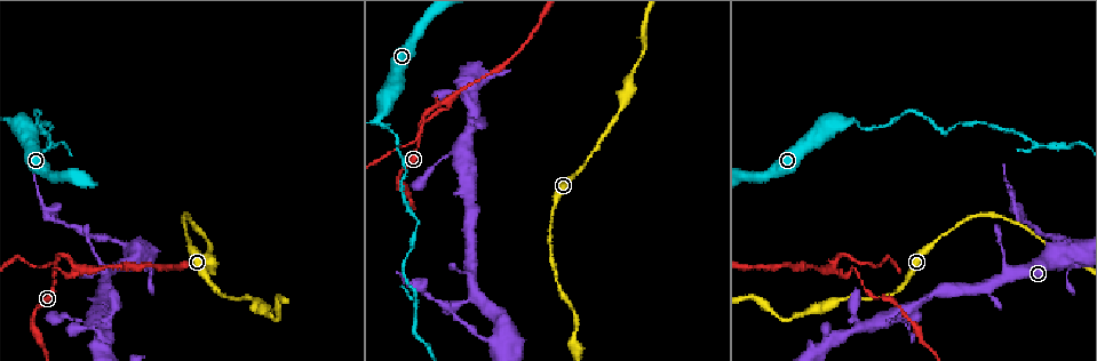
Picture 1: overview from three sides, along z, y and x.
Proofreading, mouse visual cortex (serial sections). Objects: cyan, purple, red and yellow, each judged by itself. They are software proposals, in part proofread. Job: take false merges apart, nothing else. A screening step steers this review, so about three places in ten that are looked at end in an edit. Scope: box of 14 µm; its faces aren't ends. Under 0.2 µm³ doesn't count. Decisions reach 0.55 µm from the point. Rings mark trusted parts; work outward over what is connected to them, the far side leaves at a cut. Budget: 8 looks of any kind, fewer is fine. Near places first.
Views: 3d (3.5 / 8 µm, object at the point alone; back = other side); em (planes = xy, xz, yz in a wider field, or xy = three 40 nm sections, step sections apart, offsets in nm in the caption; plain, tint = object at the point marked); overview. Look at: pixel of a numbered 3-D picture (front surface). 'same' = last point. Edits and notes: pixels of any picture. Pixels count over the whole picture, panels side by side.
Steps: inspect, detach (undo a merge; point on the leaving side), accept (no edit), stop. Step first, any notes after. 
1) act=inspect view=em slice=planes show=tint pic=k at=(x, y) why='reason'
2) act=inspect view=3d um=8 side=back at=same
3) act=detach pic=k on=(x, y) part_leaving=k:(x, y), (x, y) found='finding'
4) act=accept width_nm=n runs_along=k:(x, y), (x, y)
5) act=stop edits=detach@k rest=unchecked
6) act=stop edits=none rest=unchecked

act=inspect view=3d um=3.5 side=back pic=1 at=(382, 126)

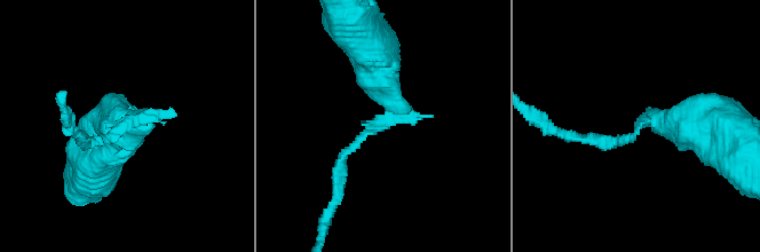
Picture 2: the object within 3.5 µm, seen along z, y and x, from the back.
act=inspect view=em slice=xy step=5 show=tint pic=2 at=(648, 121) why='need the tissue'

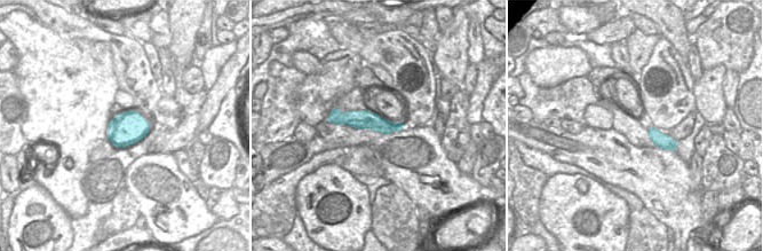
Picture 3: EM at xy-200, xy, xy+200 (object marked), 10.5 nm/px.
act=detach pic=2 on=(630, 138) part_leaving=2:(649, 121), (628, 140), (567, 136) found='a second cell is stuck on'

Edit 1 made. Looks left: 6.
act=inspect view=3d um=8 pic=1 at=(54, 269) why='abrupt turn'

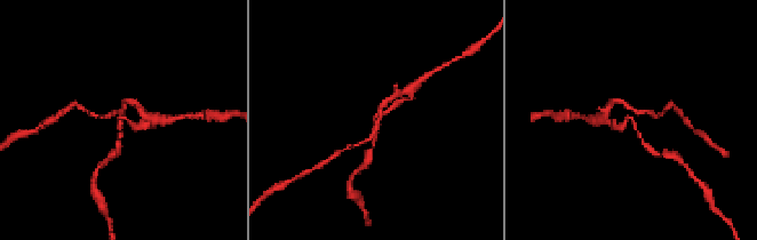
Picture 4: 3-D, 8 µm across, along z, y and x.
act=inspect view=3d um=3.5 pic=4 at=(629, 118)

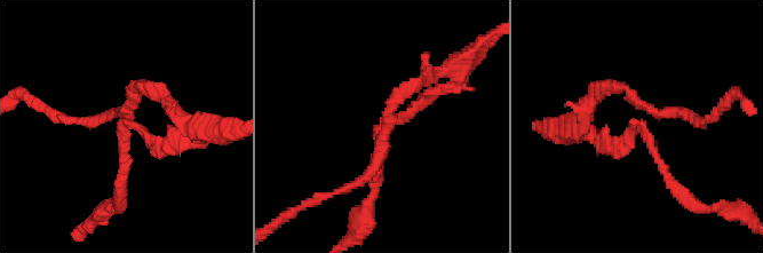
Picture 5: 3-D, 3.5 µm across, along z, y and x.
act=inspect view=em slice=planes show=tint pic=5 at=(127, 121) why='shape alone is not enough'

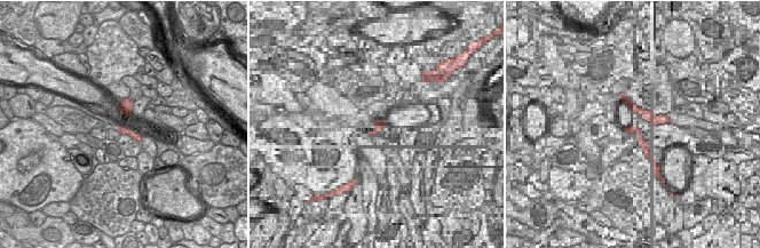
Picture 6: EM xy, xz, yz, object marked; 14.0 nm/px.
act=detach pic=5 on=(614, 140) part_leaving=5:(638, 123), (624, 148), (577, 133) found='a second cell is stuck on'

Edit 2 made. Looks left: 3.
act=inspect view=overview why='redraw'

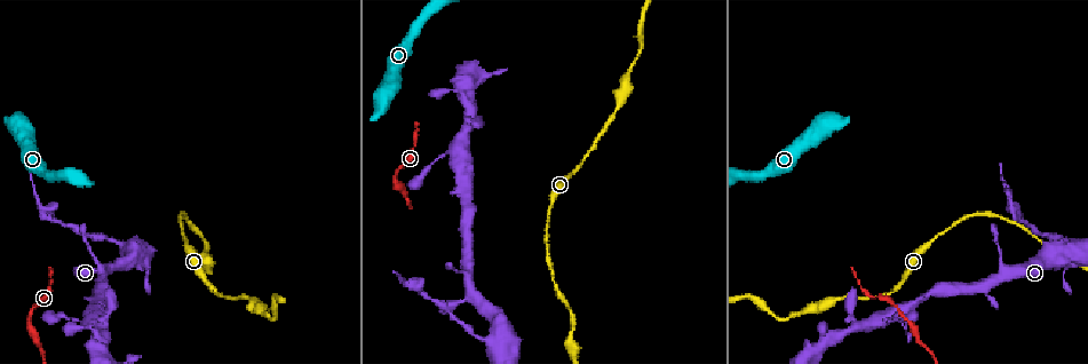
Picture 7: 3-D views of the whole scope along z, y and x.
act=inspect view=3d um=3.5 side=back pic=7 at=(1066, 241) why='thick turns thin'

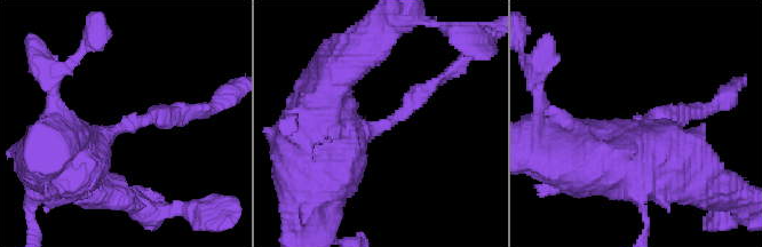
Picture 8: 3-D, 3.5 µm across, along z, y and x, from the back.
act=inspect view=em slice=xy step=5 show=tint pic=8 at=(382, 127) why='need the tissue'

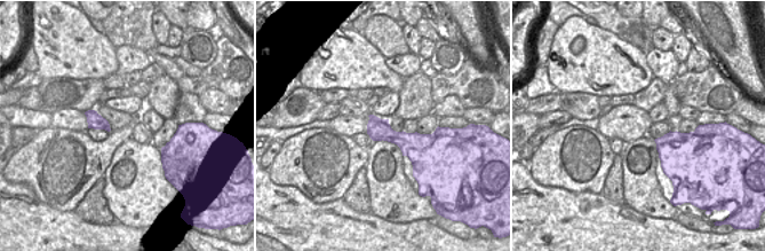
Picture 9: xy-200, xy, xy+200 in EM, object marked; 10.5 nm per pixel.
act=detach pic=8 on=(417, 100) part_leaving=8:(386, 126), (463, 58) found='two cells meet here'

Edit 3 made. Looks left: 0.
act=stop edits=detach@2,detach@5,detach@8 rest=unchecked

